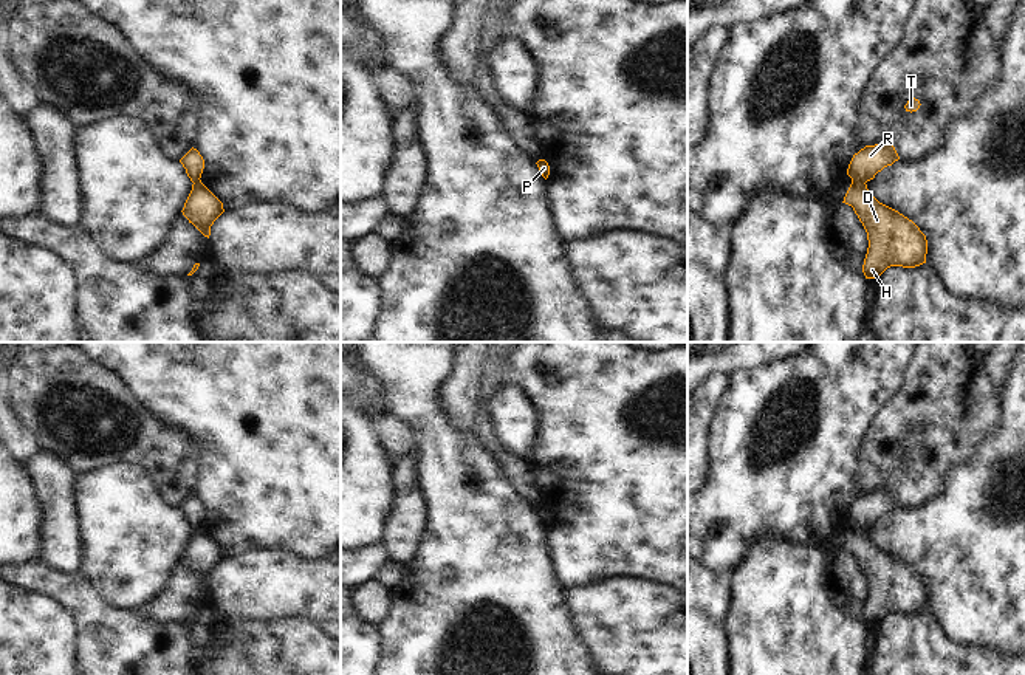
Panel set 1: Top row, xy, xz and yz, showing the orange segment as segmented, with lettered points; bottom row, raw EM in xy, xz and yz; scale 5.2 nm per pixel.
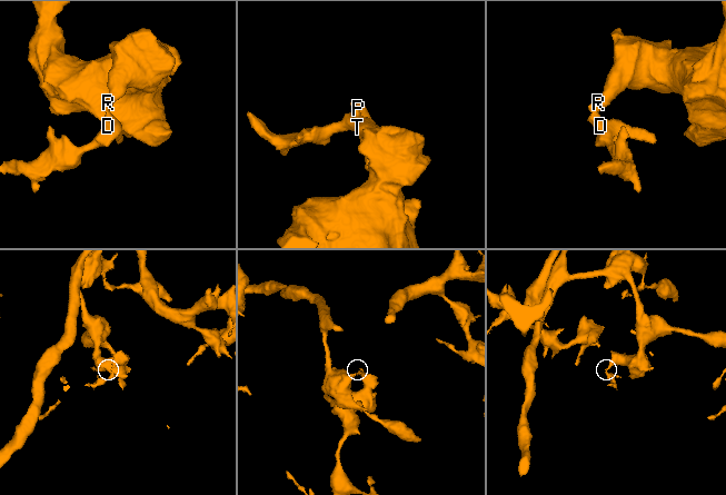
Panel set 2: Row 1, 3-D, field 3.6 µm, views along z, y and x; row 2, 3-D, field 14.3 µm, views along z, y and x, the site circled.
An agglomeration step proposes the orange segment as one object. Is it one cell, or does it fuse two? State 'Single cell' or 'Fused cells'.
Fused cells.

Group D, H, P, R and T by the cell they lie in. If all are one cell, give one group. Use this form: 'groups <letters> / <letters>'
groups D H P / R T

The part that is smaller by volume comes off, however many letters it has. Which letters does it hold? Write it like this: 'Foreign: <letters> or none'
Foreign: D, H, P

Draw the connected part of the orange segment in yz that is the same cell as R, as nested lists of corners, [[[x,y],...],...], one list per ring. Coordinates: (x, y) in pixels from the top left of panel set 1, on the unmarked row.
[[[887,488],[875,492],[866,492],[853,502],[847,522],[852,525],[852,529],[867,529],[873,526],[878,519],[887,512],[892,512],[898,506],[900,503],[895,494]]]

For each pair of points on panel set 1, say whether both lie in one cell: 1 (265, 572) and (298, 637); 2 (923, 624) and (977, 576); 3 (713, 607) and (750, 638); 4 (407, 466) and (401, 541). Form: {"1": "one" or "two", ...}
{"1": "two", "2": "two", "3": "two", "4": "one"}

